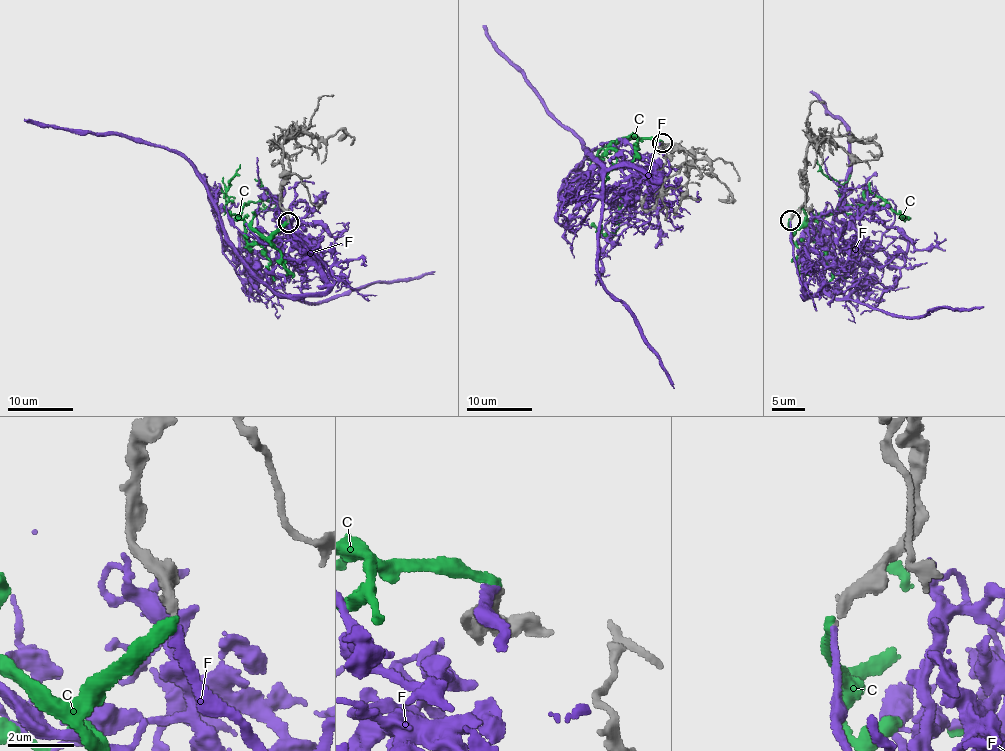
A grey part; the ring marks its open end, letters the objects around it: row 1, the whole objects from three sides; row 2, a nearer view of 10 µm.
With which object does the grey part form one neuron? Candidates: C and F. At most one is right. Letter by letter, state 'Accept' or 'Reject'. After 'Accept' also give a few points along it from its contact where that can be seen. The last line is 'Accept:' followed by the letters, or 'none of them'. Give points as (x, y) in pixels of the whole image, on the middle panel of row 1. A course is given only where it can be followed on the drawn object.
C: Reject
F: Accept. Its course: (661, 142), (650, 169), (596, 190), (571, 170), (588, 150), (483, 25)
Accept: F

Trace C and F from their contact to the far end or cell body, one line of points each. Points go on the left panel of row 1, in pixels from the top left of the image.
C: (288, 221), (259, 236), (230, 216), (240, 214), (242, 205), (277, 199), (280, 203), (254, 211)
F: (288, 221), (306, 249), (304, 260), (235, 251), (222, 242), (206, 179), (181, 156), (115, 134), (23, 119)

